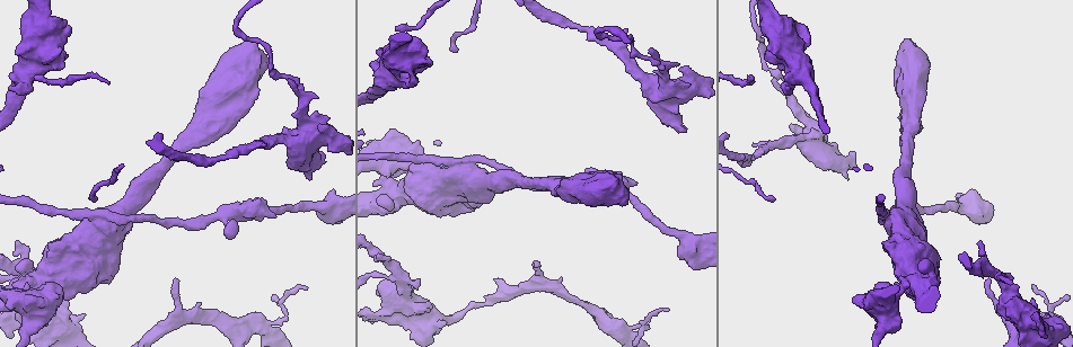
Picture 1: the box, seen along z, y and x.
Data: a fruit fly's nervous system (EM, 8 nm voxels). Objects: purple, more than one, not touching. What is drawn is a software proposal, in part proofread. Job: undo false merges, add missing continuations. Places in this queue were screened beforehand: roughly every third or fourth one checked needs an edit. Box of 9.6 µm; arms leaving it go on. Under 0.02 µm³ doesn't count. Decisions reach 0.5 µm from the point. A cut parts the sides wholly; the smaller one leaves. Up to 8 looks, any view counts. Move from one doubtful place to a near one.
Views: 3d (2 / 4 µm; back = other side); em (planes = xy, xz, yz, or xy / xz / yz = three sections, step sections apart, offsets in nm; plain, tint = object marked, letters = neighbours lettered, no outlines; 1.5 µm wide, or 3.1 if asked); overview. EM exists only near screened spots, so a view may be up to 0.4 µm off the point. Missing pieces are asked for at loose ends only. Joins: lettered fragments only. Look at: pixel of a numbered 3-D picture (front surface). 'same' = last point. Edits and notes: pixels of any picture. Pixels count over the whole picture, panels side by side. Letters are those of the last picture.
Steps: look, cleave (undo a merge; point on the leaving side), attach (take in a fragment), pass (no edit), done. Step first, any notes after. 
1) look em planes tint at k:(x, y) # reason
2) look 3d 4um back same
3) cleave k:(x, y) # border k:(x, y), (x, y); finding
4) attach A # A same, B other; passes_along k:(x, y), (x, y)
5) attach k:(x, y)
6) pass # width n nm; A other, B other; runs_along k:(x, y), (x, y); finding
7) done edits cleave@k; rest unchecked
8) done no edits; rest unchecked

look em planes letters at 1:(320, 154) # stops while still wide

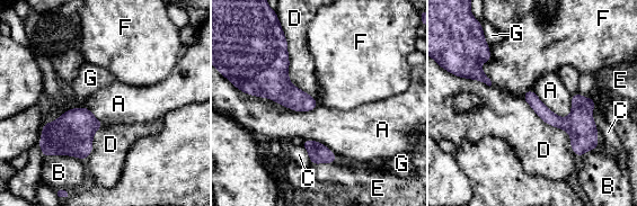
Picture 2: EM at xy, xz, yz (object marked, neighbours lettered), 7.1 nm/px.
attach E # longest_contact A 550 nm; A other, B other, C other, D other, E same, F other, G other; it goes on there

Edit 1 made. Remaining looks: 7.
look overview

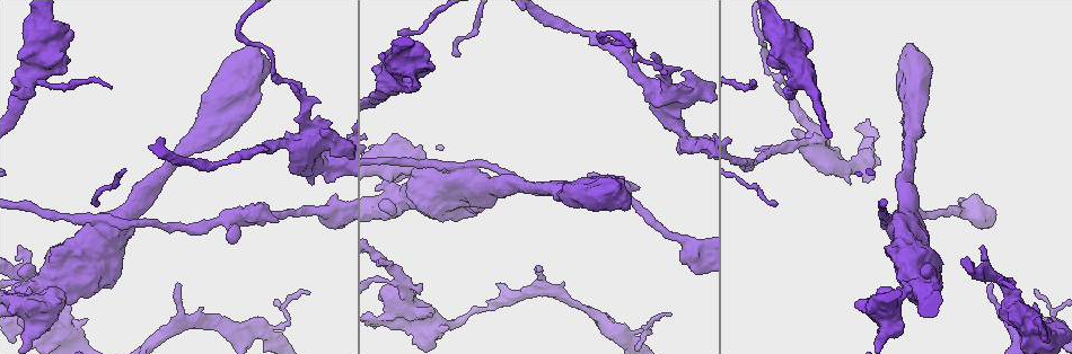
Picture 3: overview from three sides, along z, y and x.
look 3d 2um at 3:(540, 268) # branch stops here

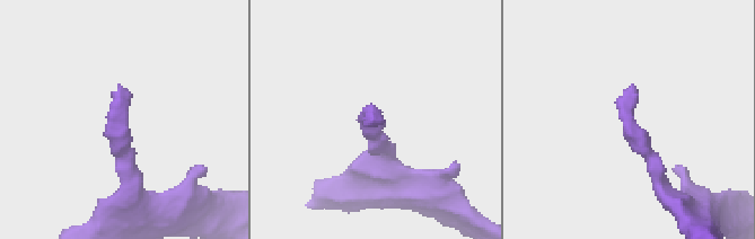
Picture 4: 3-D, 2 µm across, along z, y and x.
look em planes letters at 4:(372, 123)

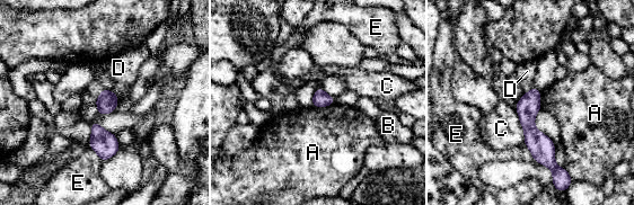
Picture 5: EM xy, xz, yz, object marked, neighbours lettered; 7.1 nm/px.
attach D # width 110 nm; A other, B other, C other, D same, E other; the neuron continues

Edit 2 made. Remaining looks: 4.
look overview # see it whole again

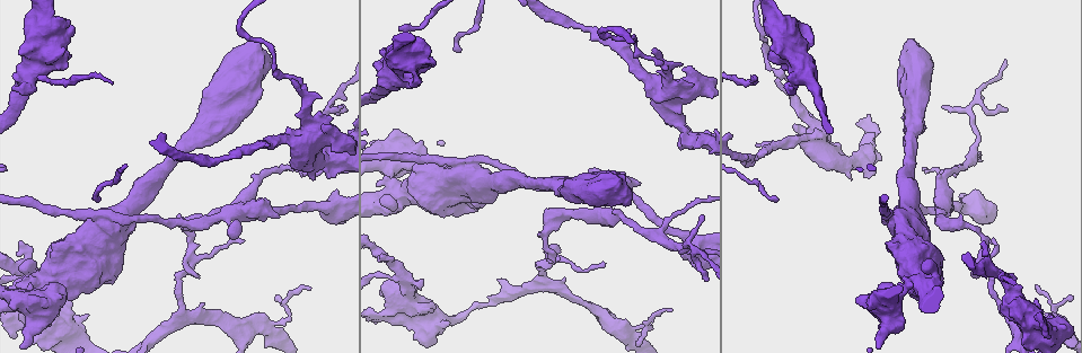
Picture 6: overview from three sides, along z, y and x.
look 3d 4um back at 6:(392, 186) # sudden change in width

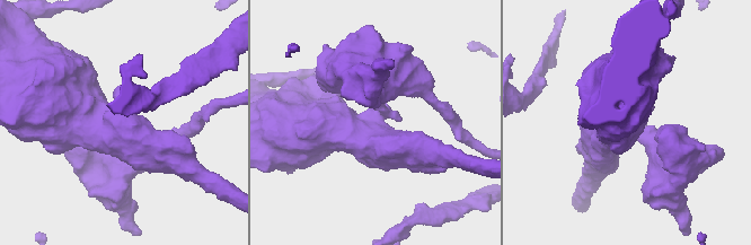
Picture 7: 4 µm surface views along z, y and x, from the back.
look em xy step 4 tint at 7:(377, 118) # arms 4

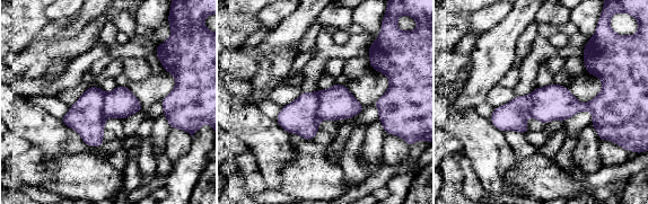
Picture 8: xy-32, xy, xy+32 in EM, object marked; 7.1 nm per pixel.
look em planes letters same

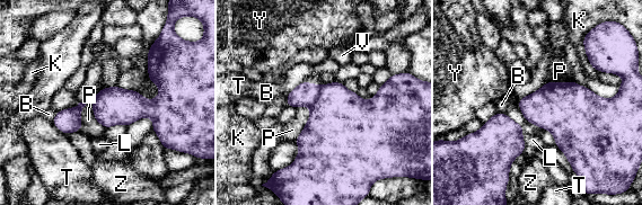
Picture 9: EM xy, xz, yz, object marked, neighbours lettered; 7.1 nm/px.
cleave 9:(304, 95) # B other, K other, L other, P other, T other, V other, Y other, Z other; border 9:(320, 86), (317, 98), (309, 106); two neurons meet here

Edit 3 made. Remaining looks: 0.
done edits attach@2, attach@5, cleave@9; rest unchecked

